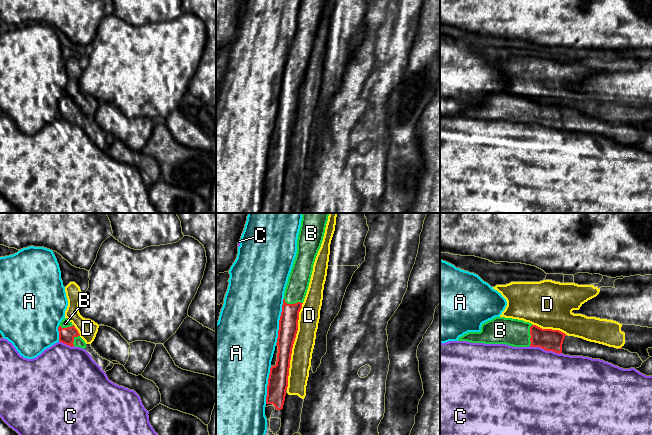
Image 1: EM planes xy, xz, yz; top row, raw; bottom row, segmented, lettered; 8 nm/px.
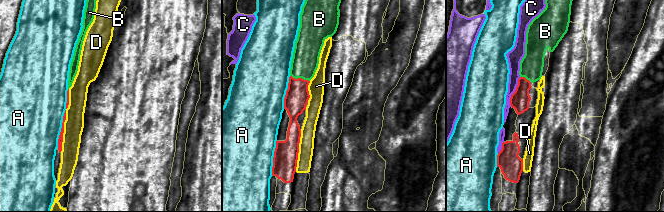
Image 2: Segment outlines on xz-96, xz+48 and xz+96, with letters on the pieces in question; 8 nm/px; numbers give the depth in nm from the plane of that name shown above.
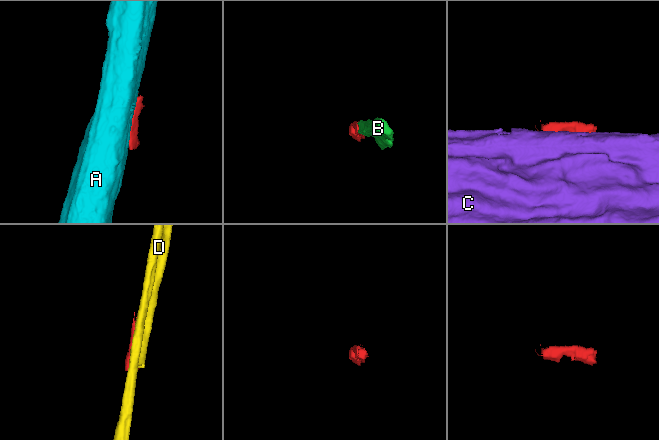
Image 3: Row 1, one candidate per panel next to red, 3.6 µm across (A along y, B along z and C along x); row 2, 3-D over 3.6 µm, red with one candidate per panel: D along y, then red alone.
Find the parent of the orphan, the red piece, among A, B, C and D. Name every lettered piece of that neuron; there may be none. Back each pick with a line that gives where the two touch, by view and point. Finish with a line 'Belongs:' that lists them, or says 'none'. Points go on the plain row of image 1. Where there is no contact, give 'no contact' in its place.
B: contact yz (530, 110)
Belongs: B

